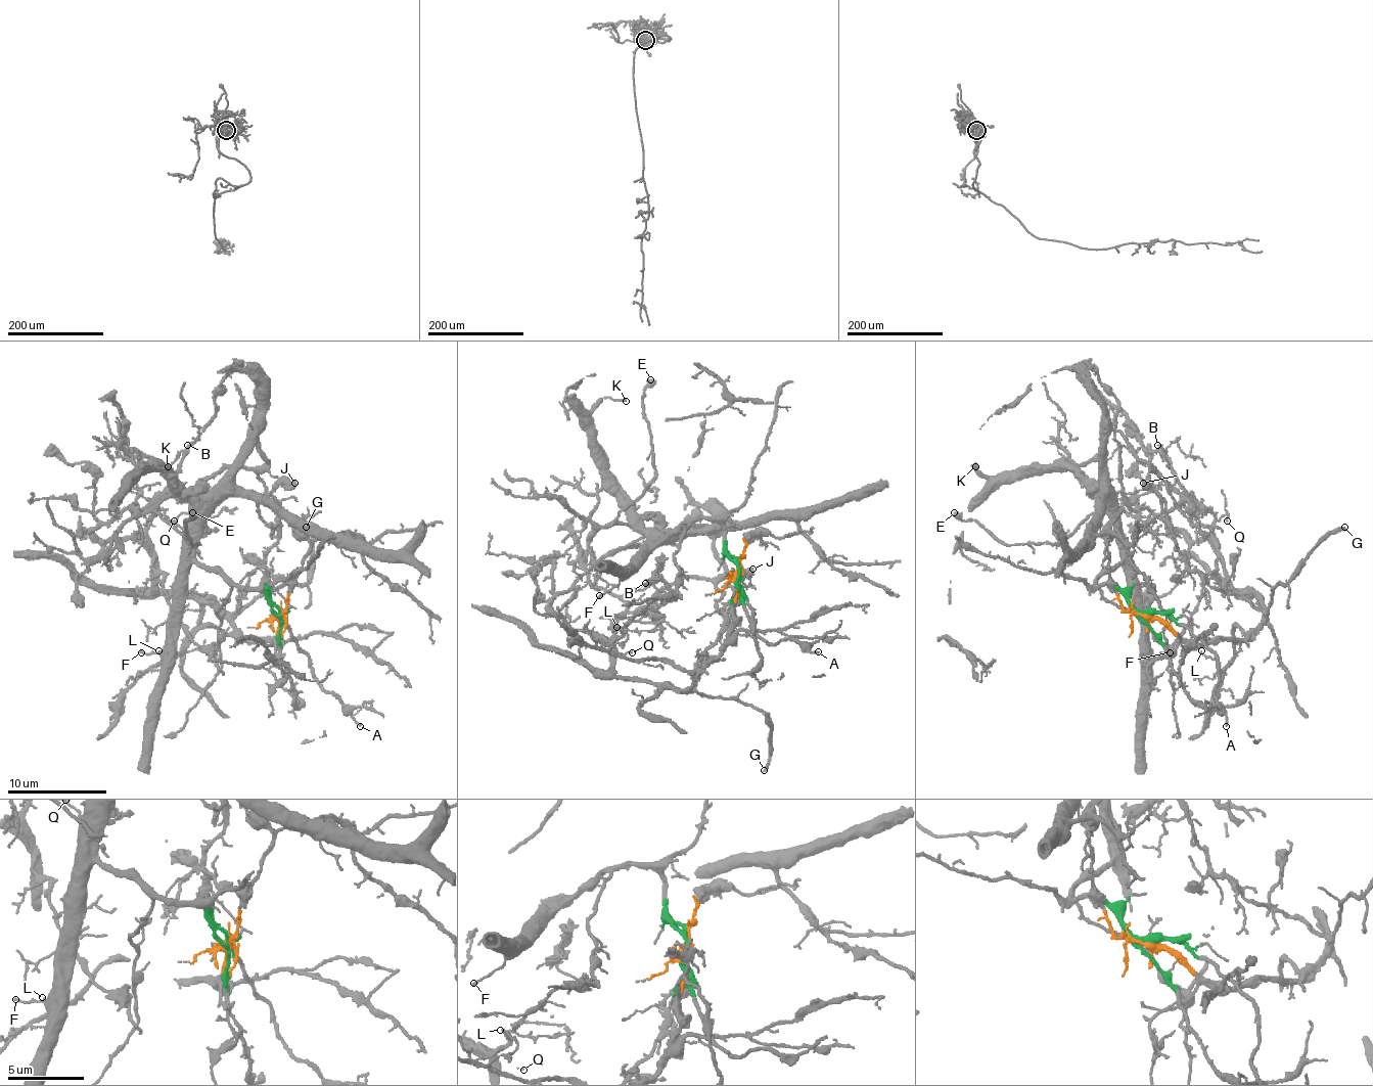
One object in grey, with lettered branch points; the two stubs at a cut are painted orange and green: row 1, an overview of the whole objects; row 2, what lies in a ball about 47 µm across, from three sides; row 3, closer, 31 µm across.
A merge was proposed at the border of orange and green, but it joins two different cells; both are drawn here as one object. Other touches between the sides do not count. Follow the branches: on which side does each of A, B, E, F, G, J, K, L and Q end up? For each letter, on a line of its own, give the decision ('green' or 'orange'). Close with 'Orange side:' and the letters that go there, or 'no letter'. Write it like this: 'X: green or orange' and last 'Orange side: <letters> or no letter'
A: green
B: orange
E: green
F: green
G: orange
J: orange
K: green
L: orange
Q: orange
Orange side: B, G, J, L, Q

